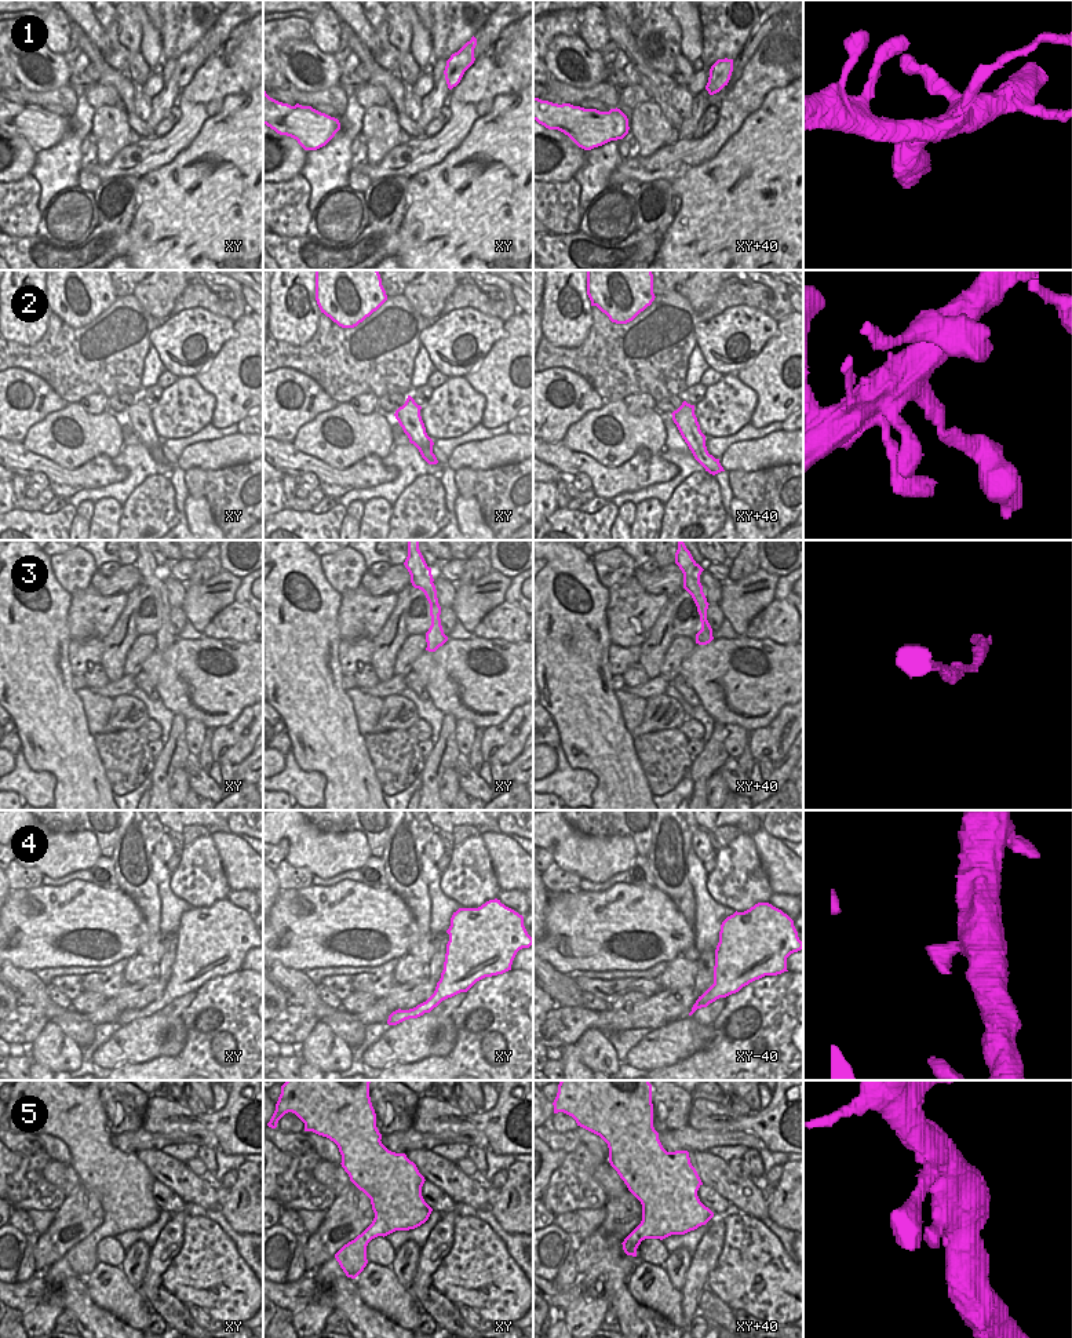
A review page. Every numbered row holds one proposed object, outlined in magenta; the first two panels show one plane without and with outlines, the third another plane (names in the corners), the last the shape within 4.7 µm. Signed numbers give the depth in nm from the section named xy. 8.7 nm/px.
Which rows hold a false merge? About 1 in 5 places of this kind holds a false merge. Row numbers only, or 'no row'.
1

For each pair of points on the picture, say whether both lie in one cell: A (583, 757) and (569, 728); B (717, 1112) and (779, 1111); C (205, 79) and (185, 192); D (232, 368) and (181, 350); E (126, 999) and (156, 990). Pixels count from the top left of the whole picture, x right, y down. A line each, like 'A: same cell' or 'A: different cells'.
A: same cell
B: same cell
C: different cells
D: different cells
E: same cell

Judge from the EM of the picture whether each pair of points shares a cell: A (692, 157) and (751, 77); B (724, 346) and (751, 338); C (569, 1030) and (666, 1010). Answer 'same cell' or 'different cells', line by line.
A: same cell
B: same cell
C: same cell

